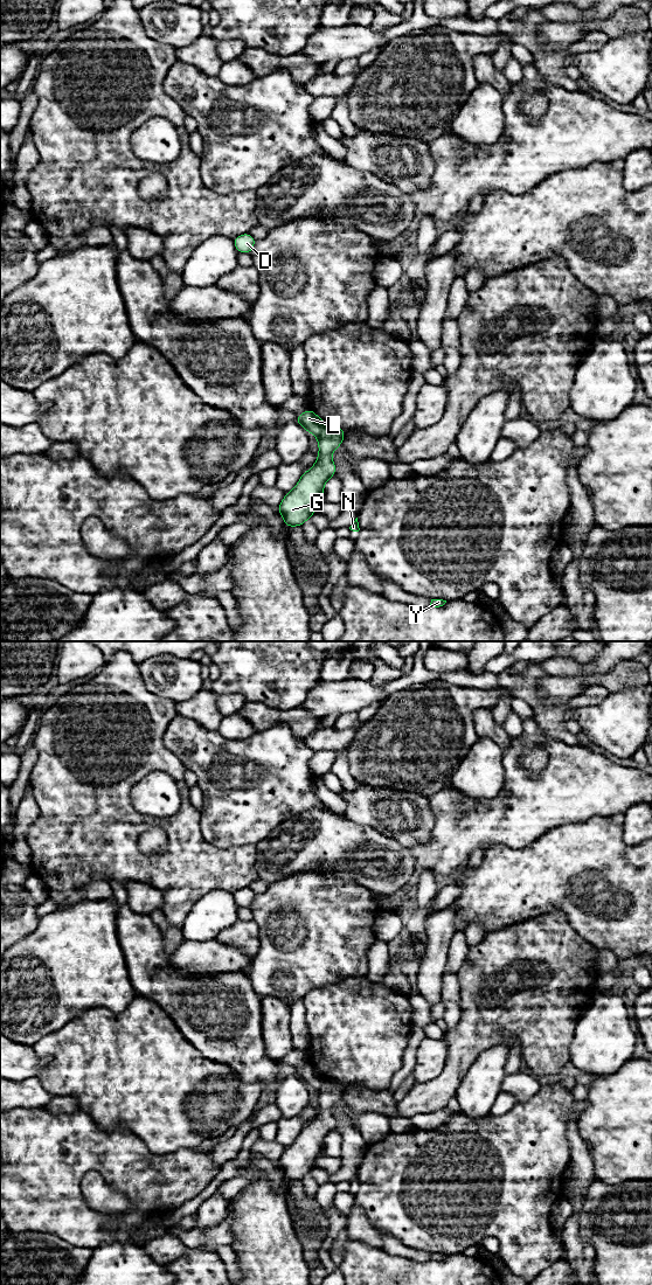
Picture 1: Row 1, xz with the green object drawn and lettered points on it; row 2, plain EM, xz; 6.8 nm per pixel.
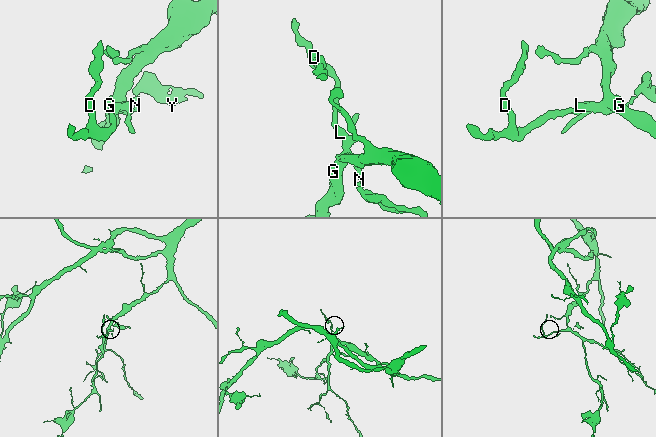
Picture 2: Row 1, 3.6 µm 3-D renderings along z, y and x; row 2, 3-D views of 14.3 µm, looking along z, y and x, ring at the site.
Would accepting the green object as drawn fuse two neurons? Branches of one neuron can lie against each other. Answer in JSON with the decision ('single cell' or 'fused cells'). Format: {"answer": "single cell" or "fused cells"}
{"answer": "fused cells"}

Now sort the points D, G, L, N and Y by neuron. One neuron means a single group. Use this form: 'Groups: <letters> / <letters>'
Groups: D L N Y / G

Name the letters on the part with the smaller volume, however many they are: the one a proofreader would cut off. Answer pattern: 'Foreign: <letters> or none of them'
Foreign: D, L, N, Y

